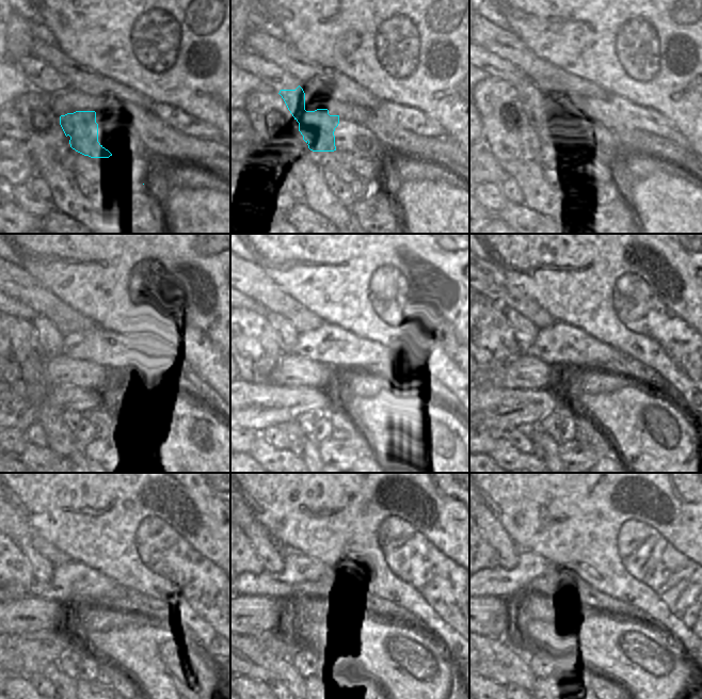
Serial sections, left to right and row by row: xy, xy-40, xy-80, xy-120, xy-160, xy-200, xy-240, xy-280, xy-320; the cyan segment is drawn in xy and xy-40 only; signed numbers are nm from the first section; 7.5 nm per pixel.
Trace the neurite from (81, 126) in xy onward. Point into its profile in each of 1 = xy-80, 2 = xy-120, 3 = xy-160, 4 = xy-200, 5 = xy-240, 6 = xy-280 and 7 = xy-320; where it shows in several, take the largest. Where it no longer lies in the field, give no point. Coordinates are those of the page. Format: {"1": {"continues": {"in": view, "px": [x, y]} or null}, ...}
{"1": {"continues": {"in": "xy-80", "px": [533, 101]}}, "2": {"continues": {"in": "xy-120", "px": [49, 337]}}, "3": {"continues": {"in": "xy-160", "px": [287, 335]}}, "4": {"continues": {"in": "xy-200", "px": [525, 333]}}, "5": {"continues": {"in": "xy-240", "px": [43, 569]}}, "6": {"continues": {"in": "xy-280", "px": [266, 547]}}, "7": {"continues": {"in": "xy-320", "px": [506, 552]}}}

